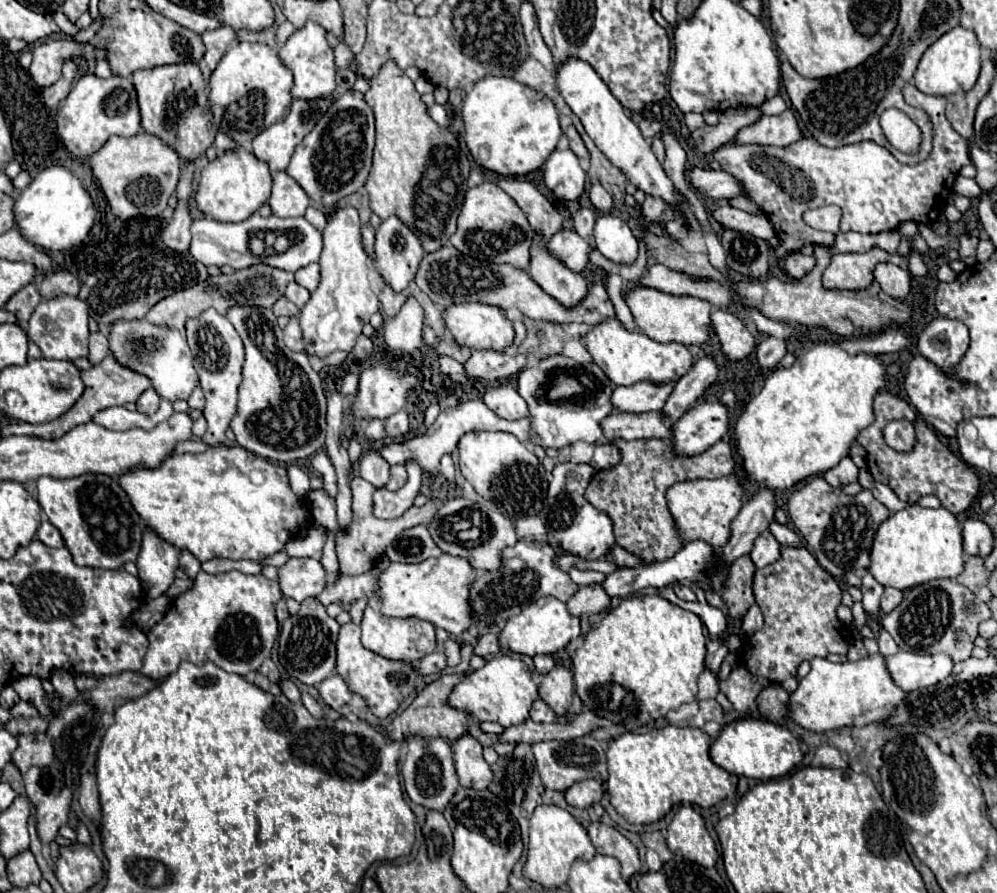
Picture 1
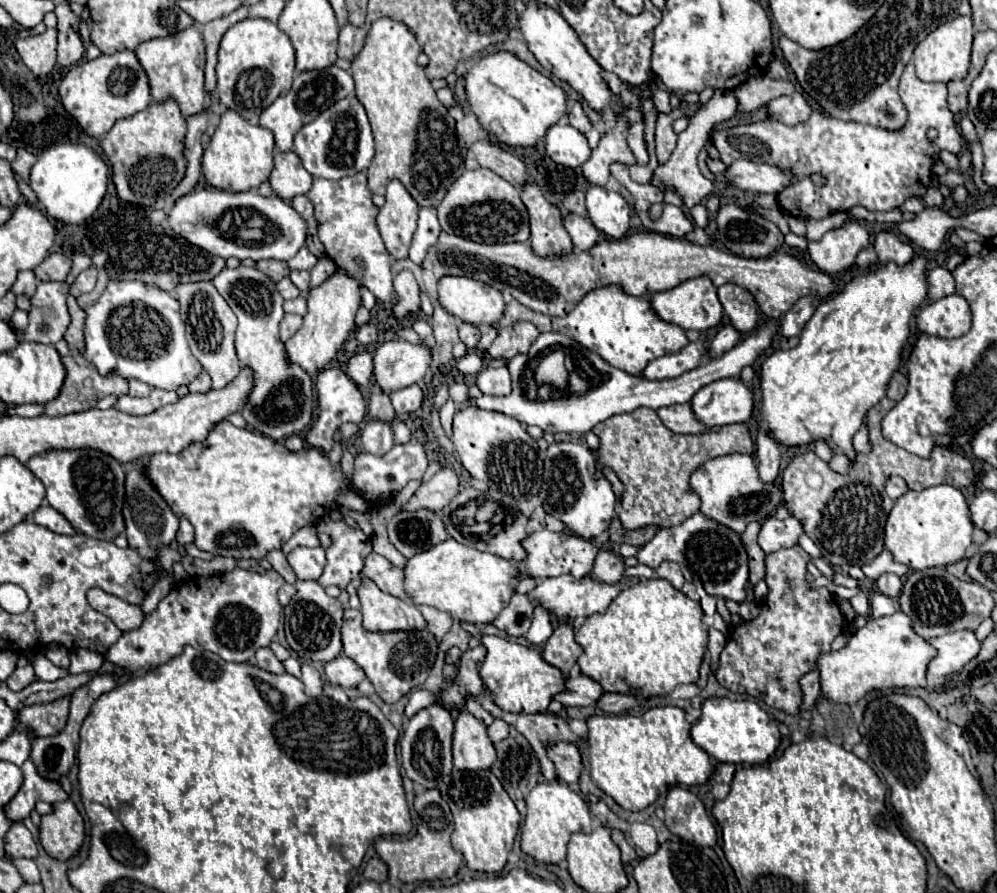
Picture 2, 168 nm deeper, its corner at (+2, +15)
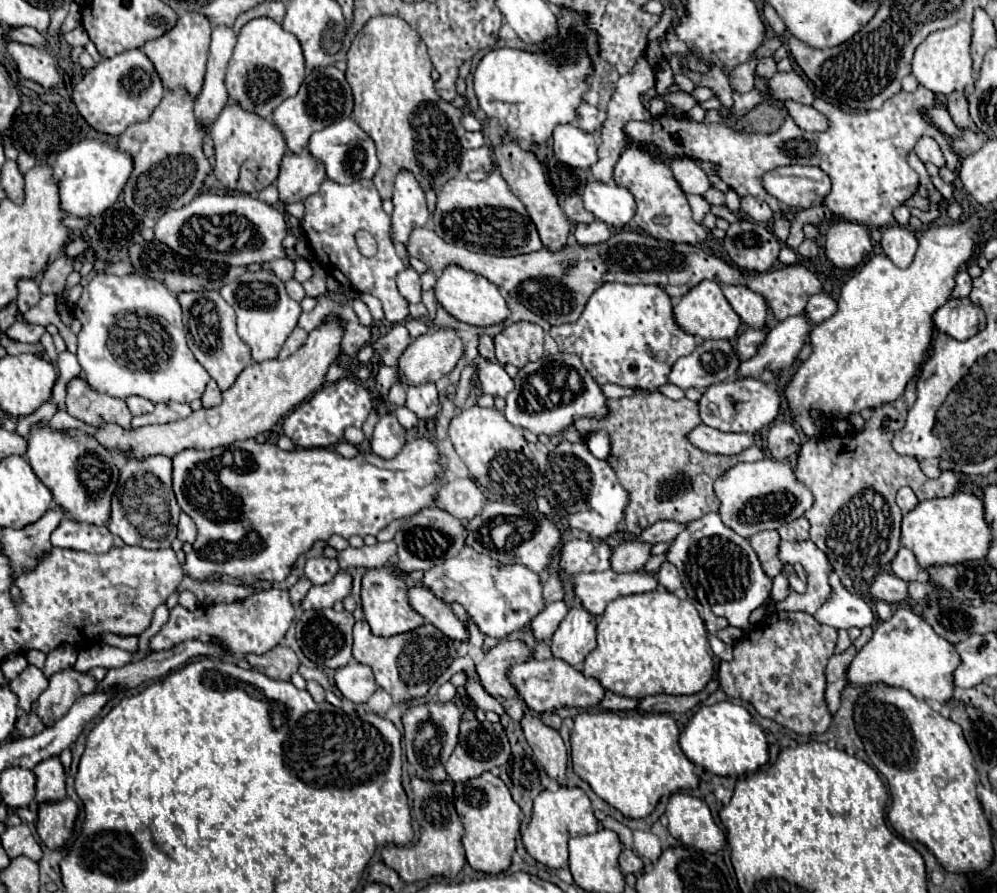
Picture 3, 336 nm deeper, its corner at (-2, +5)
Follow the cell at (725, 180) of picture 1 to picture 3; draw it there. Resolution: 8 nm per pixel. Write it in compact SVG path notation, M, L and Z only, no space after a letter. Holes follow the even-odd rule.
M781 166L763 176L763 186L789 208L813 208L831 192L831 178L817 166Z

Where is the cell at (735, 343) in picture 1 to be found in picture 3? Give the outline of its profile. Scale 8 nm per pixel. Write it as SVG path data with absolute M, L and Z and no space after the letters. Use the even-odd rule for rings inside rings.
M739 284L723 286L723 294L747 326L751 326L751 328L763 328L765 326L767 302L761 294L753 292L747 286L739 286Z

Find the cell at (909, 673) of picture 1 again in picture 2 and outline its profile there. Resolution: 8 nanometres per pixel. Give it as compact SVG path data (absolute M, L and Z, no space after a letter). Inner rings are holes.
M951 632L939 638L931 638L929 644L937 650L937 654L927 666L927 674L943 678L961 670L963 664L977 656L981 646L973 632Z

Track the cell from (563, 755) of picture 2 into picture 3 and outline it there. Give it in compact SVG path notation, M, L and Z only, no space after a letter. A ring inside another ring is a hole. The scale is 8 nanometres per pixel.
M525 712L521 718L523 734L535 752L537 760L543 764L547 774L559 784L565 784L567 770L567 748L557 730L545 726L537 714Z

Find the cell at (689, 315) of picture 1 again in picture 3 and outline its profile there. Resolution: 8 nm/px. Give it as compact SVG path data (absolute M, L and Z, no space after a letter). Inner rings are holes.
M703 280L697 286L693 286L683 298L679 298L675 302L673 312L675 312L677 324L685 332L689 332L693 336L701 336L705 340L709 340L709 338L727 338L727 340L731 340L731 338L737 336L737 332L739 332L739 328L743 324L741 318L731 308L731 304L727 302L727 298L723 296L721 286L717 282L713 282L713 280Z

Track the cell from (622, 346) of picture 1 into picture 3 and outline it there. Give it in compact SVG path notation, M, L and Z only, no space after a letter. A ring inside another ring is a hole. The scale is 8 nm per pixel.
M605 282L601 288L597 288L583 314L575 324L563 324L563 326L551 326L551 338L557 342L561 352L567 354L579 354L583 366L591 370L591 376L599 384L617 384L644 390L655 390L659 386L665 386L669 380L671 366L681 358L691 354L695 350L697 342L695 336L685 332L673 316L673 302L671 296L659 288L659 286L647 286L647 284L617 284L617 282Z

